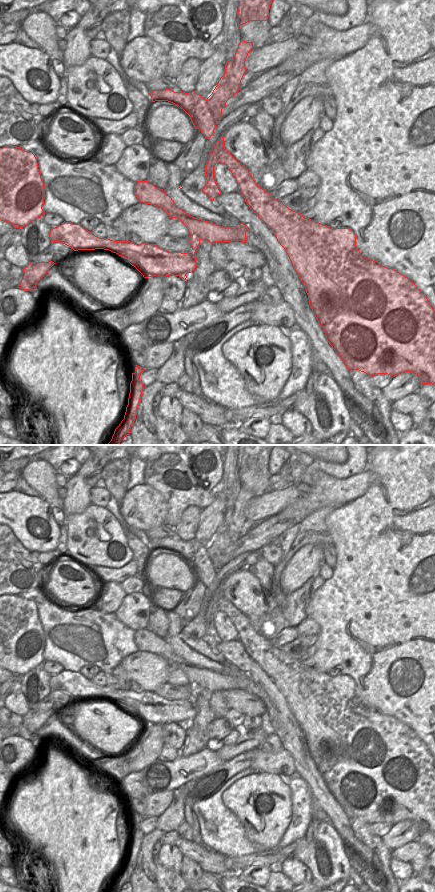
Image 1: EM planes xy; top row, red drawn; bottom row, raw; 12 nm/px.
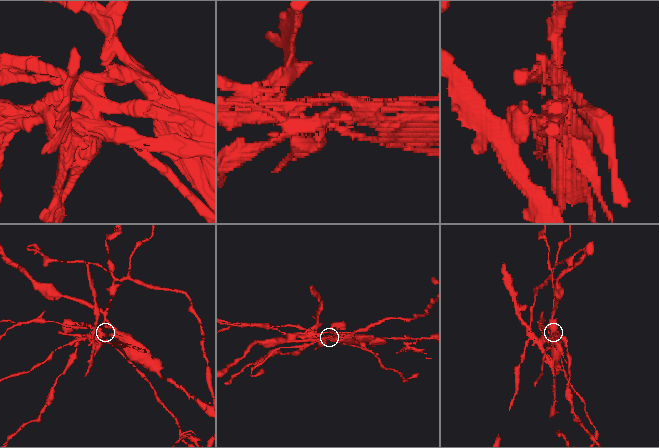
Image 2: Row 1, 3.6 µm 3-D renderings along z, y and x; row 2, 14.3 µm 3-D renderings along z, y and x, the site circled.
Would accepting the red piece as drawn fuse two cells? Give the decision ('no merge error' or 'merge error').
merge error

